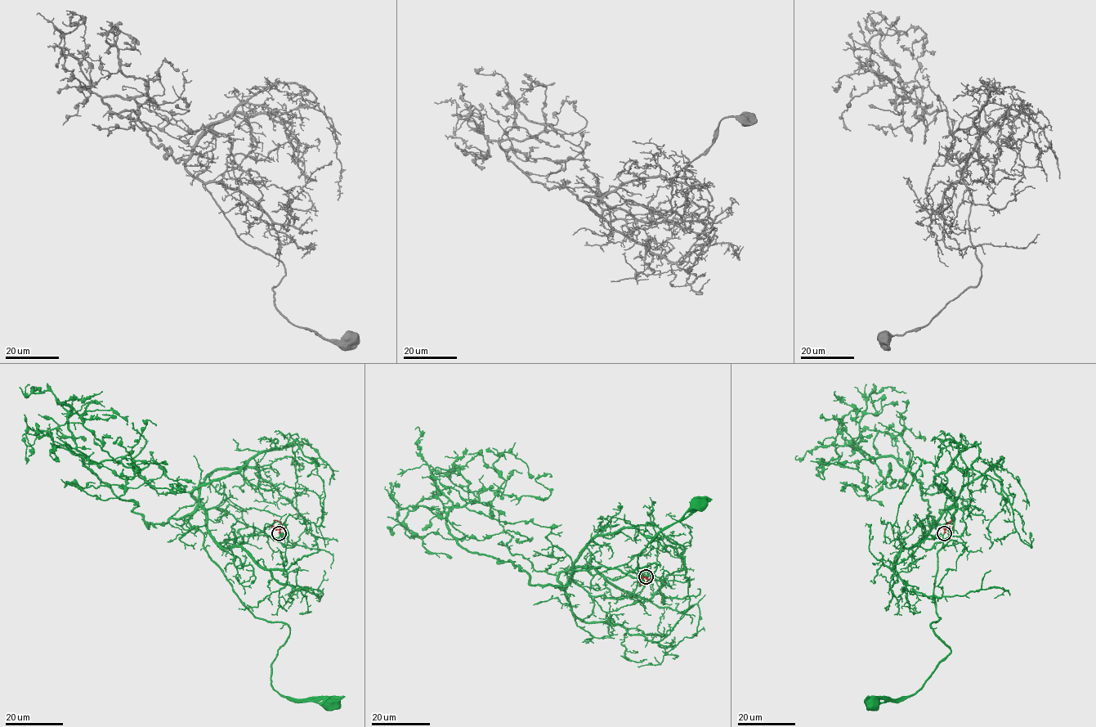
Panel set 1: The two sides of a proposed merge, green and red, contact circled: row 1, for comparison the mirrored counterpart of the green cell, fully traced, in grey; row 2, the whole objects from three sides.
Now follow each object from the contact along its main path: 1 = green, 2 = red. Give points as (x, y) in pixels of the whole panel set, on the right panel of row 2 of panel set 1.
1: (944, 533), (963, 533), (959, 509), (947, 509), (931, 625), (950, 652), (914, 693), (874, 706)
2: (944, 532), (946, 523), (951, 520)

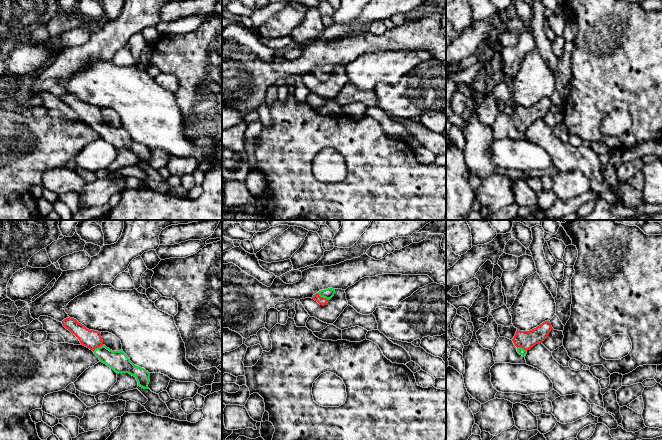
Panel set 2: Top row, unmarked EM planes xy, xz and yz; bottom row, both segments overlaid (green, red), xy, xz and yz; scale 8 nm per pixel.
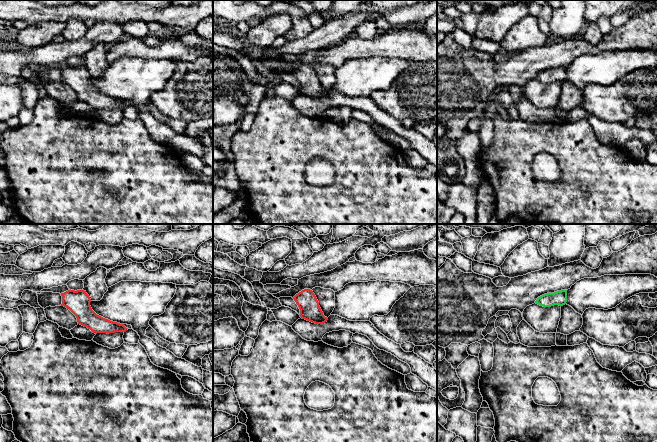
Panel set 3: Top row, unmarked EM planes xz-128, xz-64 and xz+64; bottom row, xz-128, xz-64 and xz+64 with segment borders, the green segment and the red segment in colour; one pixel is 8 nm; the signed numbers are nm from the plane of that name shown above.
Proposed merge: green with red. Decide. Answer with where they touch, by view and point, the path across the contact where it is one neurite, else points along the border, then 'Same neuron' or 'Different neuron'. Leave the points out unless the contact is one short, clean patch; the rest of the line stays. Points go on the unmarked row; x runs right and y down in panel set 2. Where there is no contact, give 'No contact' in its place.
Touches green at xz (323, 73). Path across: xz (328, 69), (323, 73), (322, 77). Same neuron

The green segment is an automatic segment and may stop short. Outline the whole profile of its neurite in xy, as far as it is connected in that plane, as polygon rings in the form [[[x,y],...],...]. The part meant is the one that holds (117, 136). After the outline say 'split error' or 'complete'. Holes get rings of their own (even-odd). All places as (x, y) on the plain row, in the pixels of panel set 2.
[[[70,93],[64,95],[62,100],[79,115],[83,122],[92,126],[100,138],[109,142],[117,150],[129,149],[136,154],[138,162],[149,165],[150,149],[144,144],[134,141],[123,126],[112,127],[107,124],[103,120],[100,108],[89,106],[76,95]]]; split error

